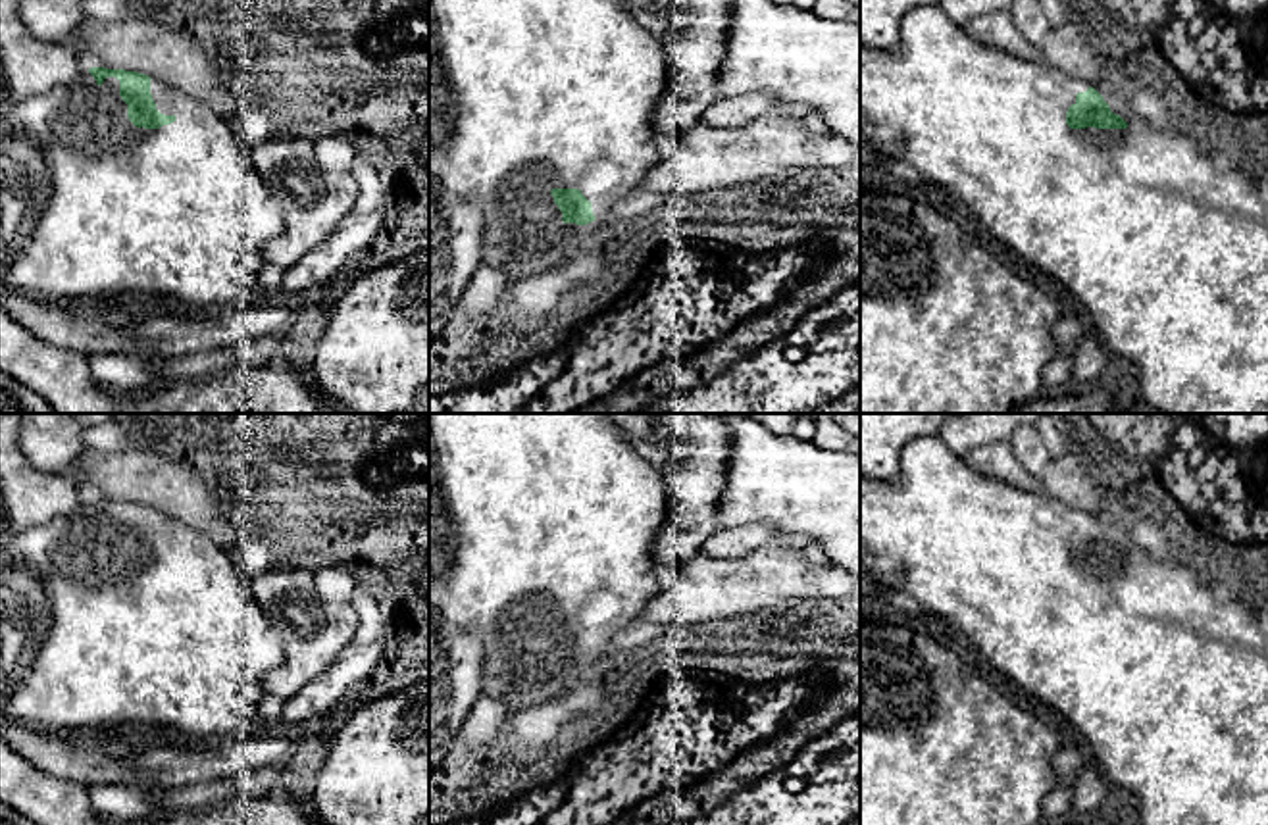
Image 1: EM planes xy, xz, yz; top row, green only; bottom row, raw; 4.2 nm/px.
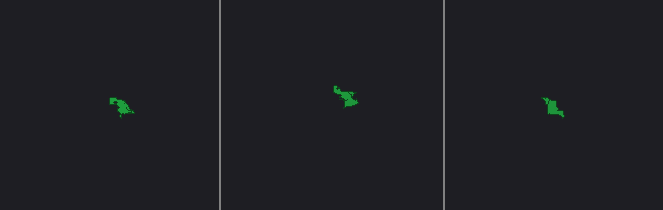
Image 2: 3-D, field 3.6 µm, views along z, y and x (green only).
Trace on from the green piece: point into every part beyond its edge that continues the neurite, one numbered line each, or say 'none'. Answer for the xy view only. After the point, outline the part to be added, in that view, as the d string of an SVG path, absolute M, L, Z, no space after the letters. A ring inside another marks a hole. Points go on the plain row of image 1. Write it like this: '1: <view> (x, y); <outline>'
1: xy (91, 637); M85 502L75 513L56 517L48 523L29 527L0 548L0 721L25 725L48 735L69 735L73 731L104 729L114 733L129 723L173 727L200 744L237 737L260 727L258 706L264 696L264 679L285 663L279 635L267 621L258 598L227 554L200 529L183 523L164 512L150 508L150 525L156 540L173 546L175 552L158 560L135 558L127 548L127 535L119 527L119 512L106 508L98 517Z

